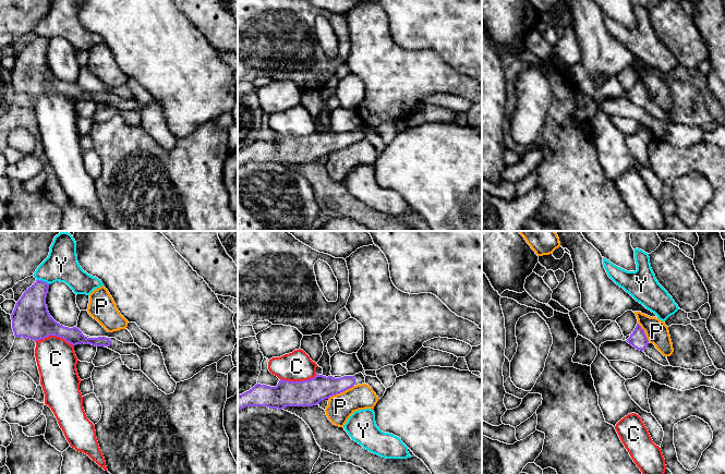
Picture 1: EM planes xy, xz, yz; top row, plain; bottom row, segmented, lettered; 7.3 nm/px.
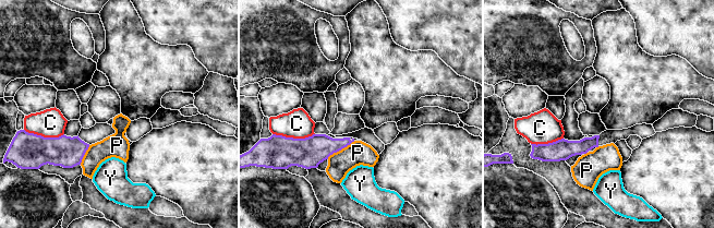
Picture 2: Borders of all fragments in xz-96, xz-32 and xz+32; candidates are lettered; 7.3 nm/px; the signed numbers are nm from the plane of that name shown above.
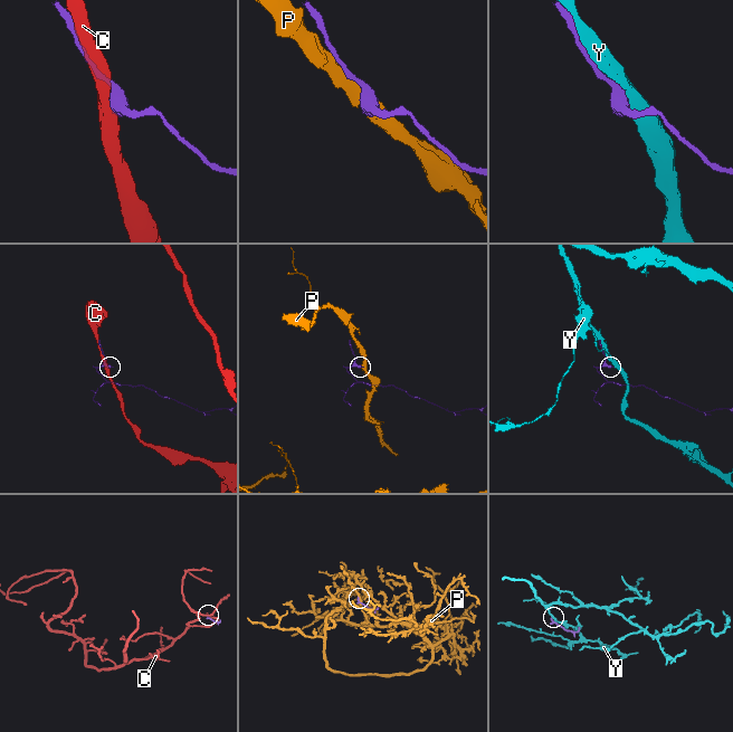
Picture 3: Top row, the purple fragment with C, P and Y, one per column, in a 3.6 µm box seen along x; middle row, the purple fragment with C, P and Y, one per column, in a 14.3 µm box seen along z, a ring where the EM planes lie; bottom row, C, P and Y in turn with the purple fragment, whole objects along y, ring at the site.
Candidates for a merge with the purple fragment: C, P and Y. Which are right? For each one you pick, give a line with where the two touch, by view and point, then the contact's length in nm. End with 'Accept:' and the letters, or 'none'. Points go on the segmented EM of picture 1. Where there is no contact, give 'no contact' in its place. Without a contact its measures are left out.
Accept: none

